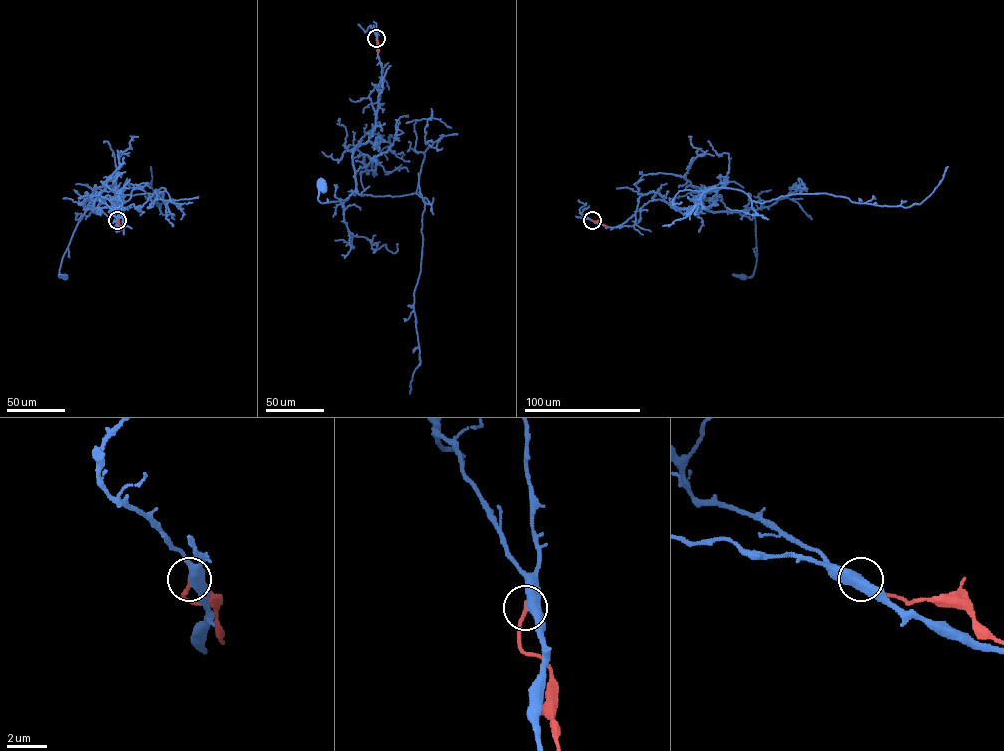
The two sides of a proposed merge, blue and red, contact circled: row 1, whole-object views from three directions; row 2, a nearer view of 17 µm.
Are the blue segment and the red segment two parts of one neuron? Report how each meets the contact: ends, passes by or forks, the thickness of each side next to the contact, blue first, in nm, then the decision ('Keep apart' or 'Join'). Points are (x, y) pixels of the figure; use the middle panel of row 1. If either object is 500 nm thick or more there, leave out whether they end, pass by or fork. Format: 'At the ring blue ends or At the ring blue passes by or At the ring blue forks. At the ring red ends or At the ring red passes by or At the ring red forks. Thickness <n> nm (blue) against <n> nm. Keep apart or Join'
Thickness 500 nm (blue) against 240 nm. Keep apart

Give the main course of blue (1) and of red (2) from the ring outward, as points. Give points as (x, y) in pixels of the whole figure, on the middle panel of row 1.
1: (376, 38), (379, 107), (372, 135), (353, 151), (356, 189), (345, 200), (321, 203), (319, 191), (323, 189)
2: (376, 38), (378, 53)

